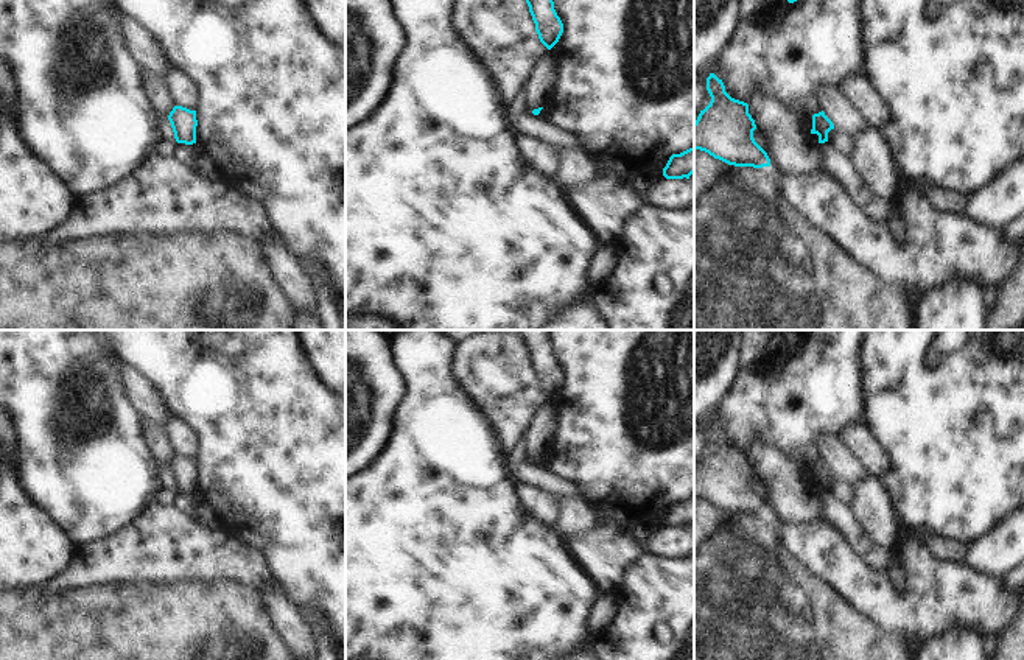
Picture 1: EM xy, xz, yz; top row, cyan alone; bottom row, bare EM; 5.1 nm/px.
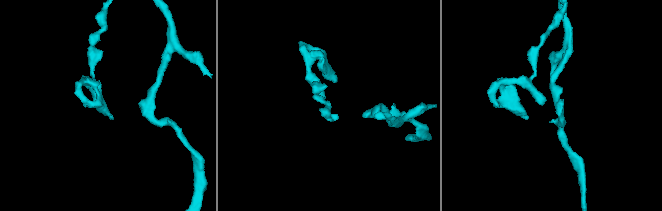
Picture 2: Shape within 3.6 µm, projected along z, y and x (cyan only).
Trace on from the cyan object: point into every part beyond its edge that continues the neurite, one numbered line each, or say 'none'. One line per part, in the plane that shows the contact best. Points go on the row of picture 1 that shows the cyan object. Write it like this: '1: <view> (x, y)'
none

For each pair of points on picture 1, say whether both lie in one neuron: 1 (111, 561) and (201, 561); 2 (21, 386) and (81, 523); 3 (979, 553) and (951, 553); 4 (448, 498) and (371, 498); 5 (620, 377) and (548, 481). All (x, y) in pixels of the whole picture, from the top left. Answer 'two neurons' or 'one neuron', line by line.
1: one neuron
2: one neuron
3: two neurons
4: one neuron
5: two neurons

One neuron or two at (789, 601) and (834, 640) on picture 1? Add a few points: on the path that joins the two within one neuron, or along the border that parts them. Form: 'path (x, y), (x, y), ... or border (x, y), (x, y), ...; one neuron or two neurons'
path (800, 612), (824, 635); one neuron

